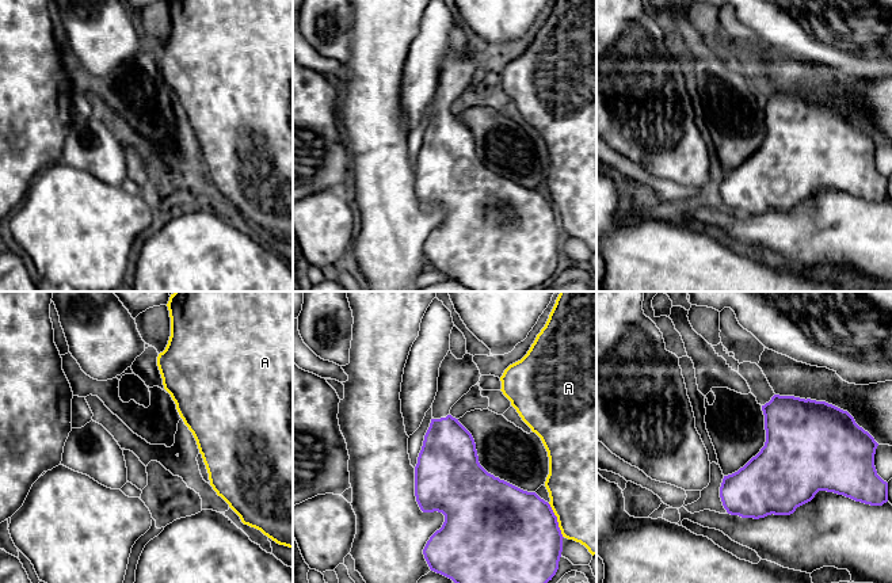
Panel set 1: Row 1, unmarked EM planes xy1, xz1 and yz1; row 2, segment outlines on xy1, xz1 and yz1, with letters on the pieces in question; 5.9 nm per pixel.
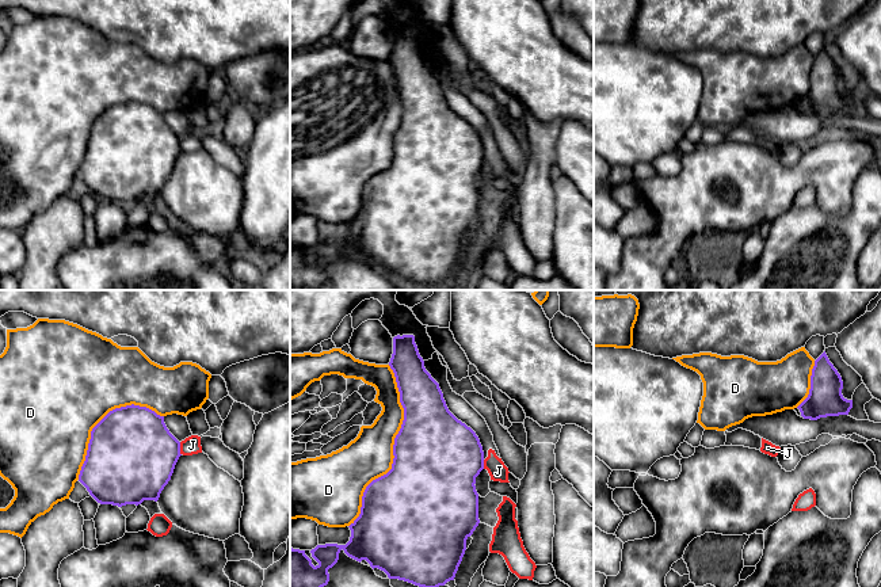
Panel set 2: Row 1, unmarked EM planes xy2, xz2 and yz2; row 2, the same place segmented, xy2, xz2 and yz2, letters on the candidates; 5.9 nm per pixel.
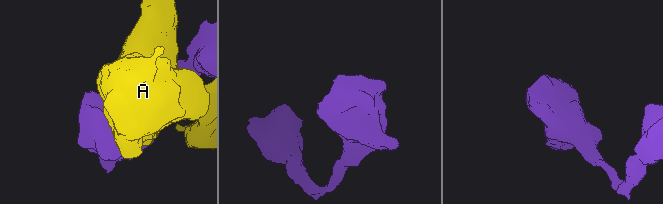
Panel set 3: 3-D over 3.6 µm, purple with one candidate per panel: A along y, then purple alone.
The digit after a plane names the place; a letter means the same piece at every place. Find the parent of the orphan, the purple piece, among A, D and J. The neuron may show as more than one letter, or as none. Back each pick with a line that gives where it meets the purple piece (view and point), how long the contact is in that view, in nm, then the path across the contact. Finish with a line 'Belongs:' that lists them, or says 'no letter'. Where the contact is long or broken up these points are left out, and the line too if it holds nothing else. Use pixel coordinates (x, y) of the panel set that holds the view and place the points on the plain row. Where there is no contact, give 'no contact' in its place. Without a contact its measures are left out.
Belongs: no letter

